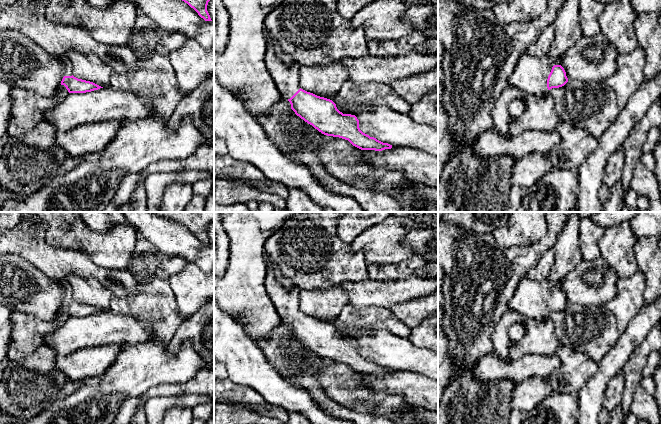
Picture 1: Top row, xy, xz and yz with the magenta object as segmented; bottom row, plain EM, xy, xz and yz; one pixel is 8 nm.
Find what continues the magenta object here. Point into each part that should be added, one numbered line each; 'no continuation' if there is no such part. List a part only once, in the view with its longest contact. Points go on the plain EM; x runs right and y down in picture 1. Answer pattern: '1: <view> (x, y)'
1: yz (530, 299)

